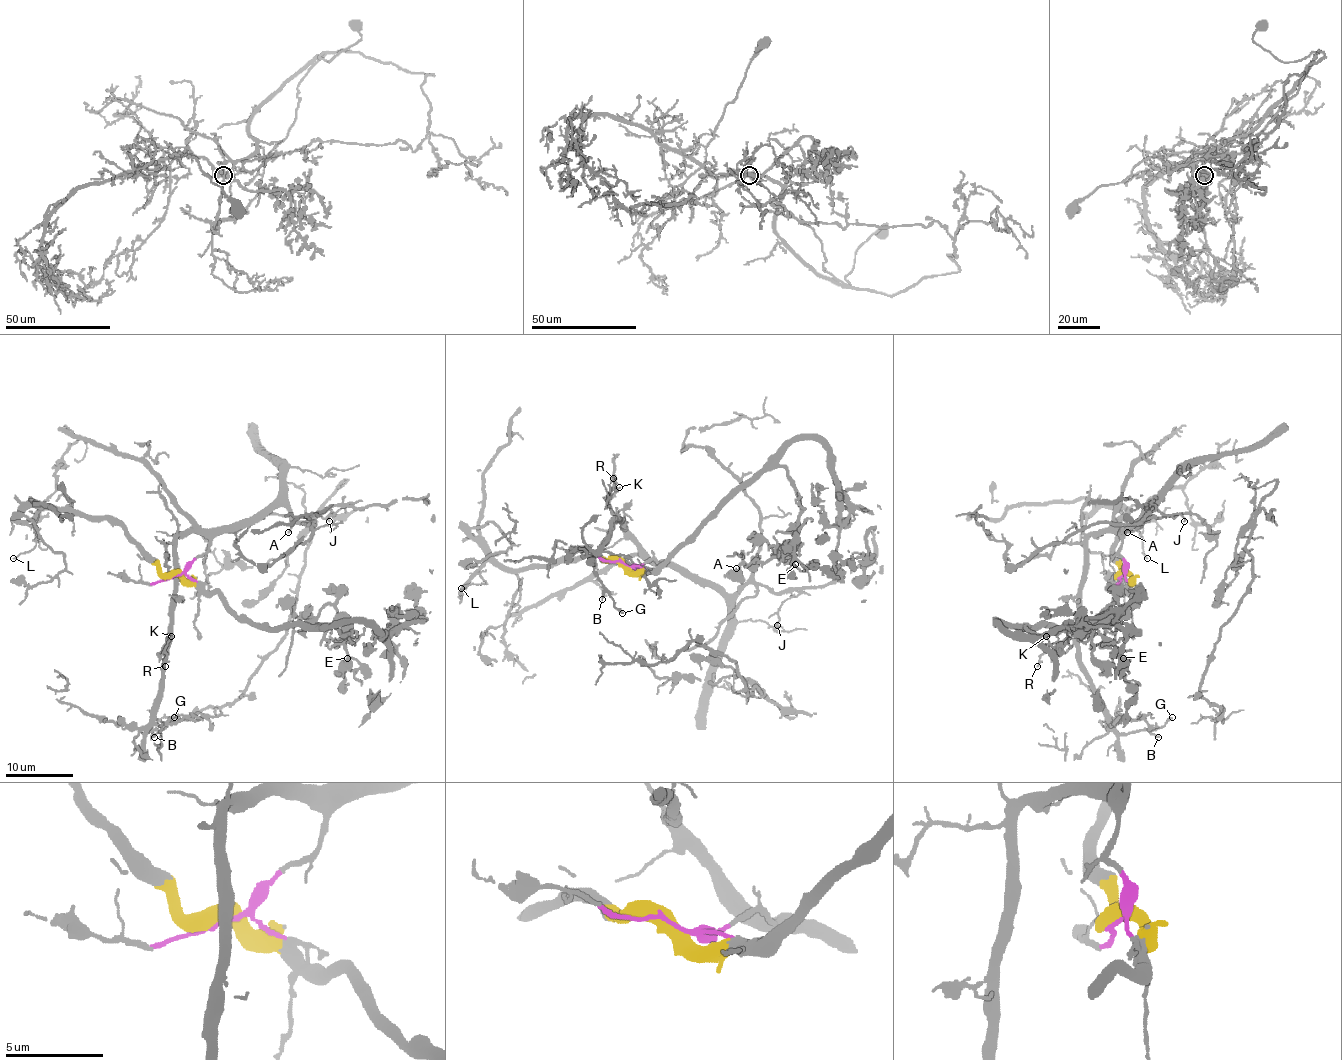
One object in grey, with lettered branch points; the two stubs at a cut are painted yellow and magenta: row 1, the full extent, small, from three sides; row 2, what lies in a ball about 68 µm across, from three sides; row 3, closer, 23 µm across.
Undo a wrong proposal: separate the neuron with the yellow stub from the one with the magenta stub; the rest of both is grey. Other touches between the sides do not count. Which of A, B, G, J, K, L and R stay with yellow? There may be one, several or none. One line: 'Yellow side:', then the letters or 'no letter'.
Yellow side: L

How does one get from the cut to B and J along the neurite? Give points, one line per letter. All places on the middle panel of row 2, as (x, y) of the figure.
B: (622, 562), (658, 562), (619, 520), (594, 561), (595, 576), (606, 588), (602, 599)
J: (622, 562), (653, 559), (727, 594), (747, 583), (798, 591), (781, 605), (777, 625)

